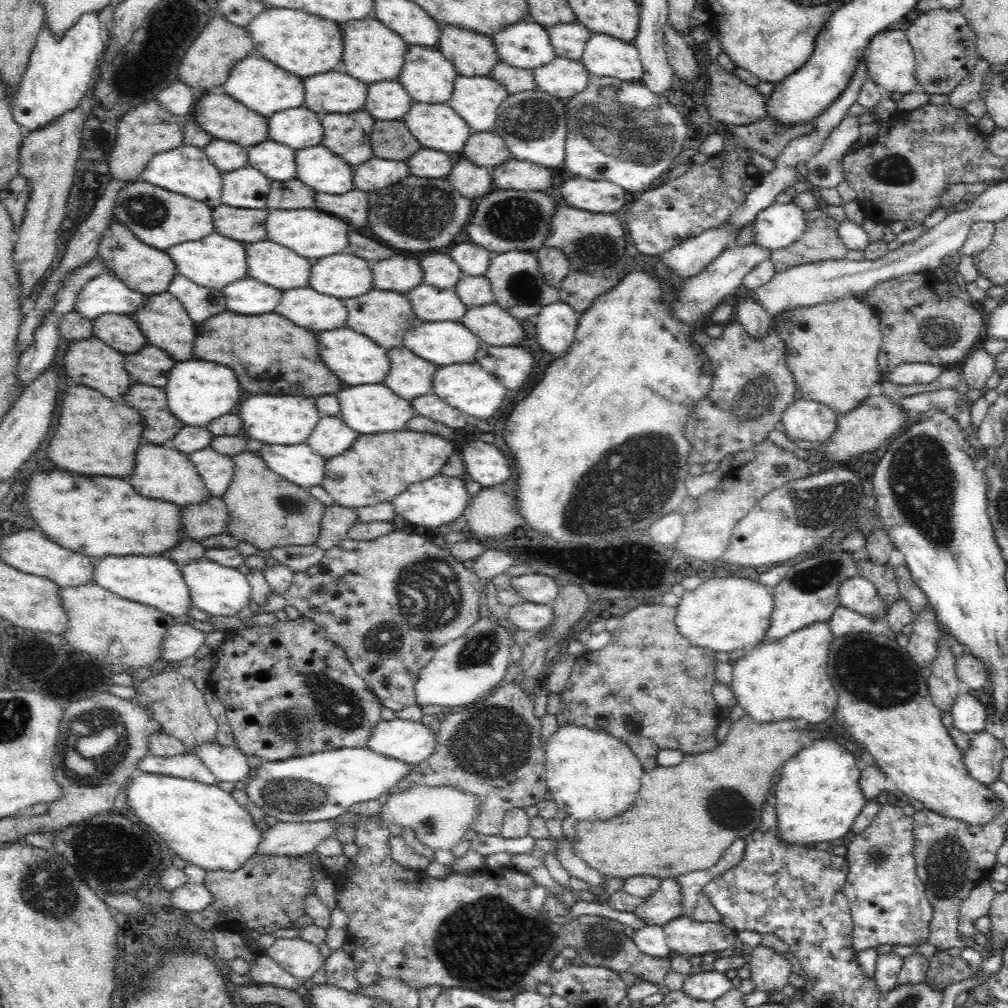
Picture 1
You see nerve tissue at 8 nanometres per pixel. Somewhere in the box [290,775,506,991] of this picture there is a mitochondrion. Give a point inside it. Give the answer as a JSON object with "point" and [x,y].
{"point":[429,824]}

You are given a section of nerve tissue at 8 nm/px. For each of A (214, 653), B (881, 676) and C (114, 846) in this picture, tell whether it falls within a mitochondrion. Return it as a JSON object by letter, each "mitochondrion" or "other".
{"A":"other","B":"mitochondrion","C":"mitochondrion"}

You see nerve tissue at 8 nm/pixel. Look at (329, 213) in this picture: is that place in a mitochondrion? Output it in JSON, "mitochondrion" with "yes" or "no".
{"mitochondrion":"no"}

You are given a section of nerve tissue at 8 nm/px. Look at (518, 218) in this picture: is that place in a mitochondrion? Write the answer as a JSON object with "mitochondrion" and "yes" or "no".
{"mitochondrion":"yes"}

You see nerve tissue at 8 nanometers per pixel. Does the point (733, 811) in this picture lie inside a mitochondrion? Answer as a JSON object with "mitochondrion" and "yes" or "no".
{"mitochondrion":"yes"}

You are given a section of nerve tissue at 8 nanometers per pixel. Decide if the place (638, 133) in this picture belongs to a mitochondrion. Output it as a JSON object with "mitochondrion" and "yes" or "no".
{"mitochondrion":"yes"}

